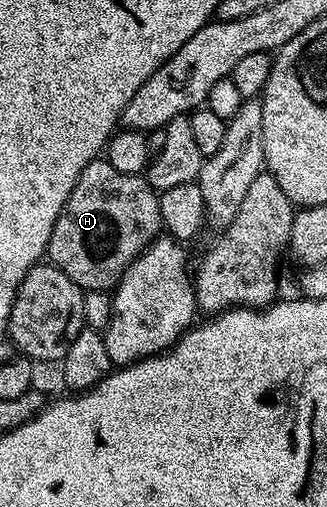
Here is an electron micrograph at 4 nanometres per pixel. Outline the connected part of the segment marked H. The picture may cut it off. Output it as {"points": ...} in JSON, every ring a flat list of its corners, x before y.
{"points":[[97,160,82,168,54,224,54,232,50,232,46,254,51,265,66,272,66,276,70,276,70,280,74,280,74,284,78,284,81,290,111,291,133,260,161,234,160,199,147,177,118,172,118,168,114,168,107,160]]}

